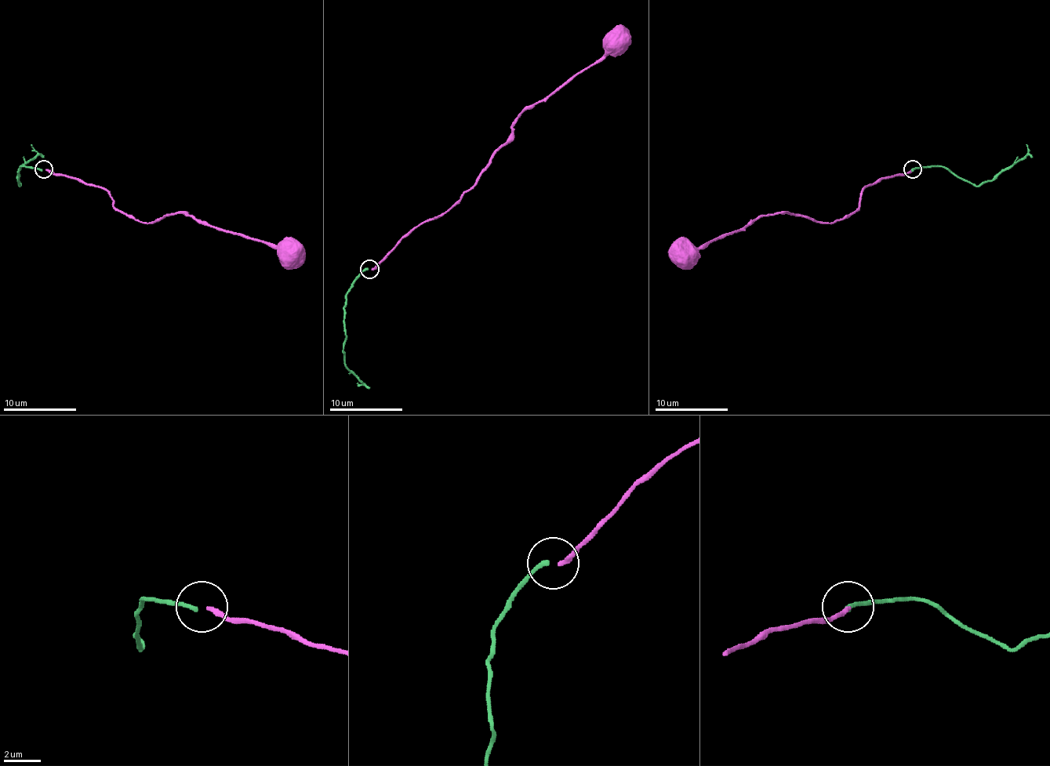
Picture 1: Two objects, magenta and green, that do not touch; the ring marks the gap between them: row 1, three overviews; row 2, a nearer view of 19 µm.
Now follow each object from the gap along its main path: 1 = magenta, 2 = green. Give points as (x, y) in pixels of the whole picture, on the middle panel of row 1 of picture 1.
1: (372, 268), (401, 239), (439, 216), (469, 190), (525, 109), (601, 61), (621, 39)
2: (368, 268), (346, 295), (344, 365), (362, 383), (357, 382)

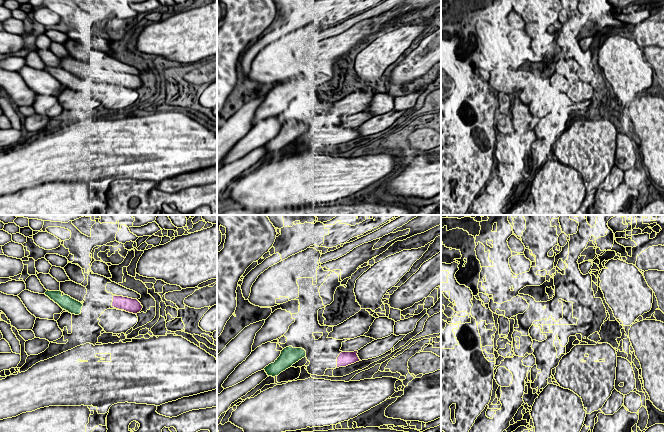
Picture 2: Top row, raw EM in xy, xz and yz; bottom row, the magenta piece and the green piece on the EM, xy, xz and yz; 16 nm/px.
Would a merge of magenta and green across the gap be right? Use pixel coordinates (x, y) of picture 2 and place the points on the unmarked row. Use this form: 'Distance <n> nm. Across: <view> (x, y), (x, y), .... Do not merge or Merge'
Distance 480 nm. Across: xy (112, 80), (82, 80). Do not merge

